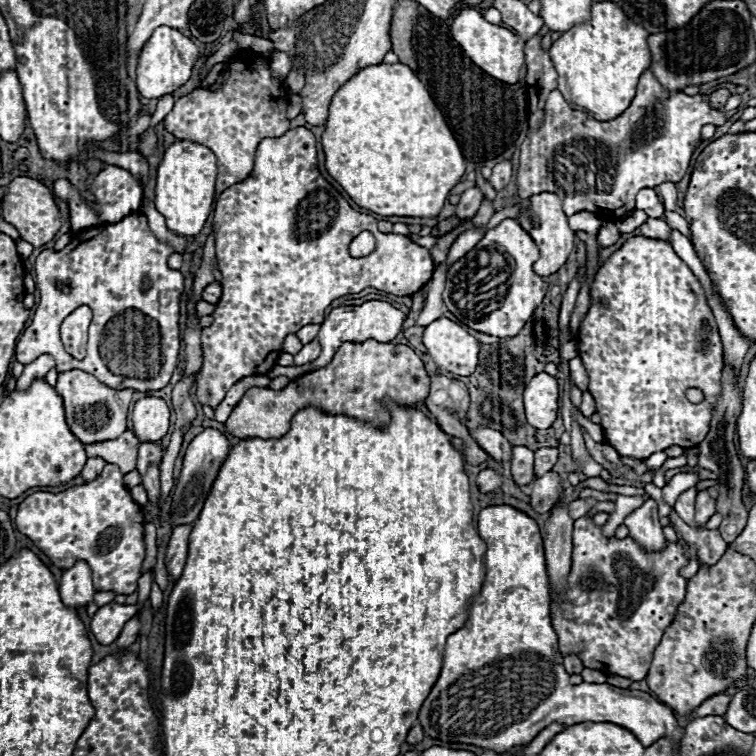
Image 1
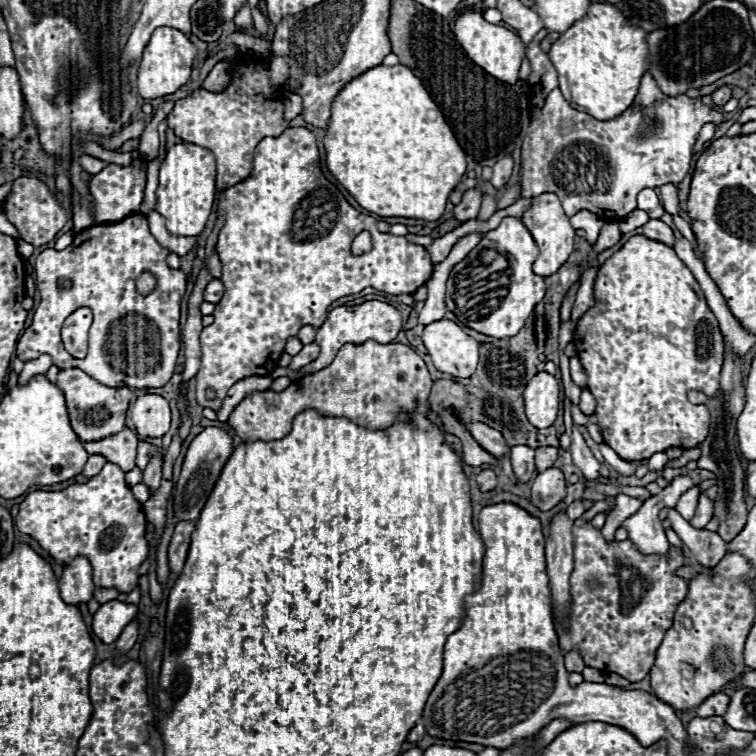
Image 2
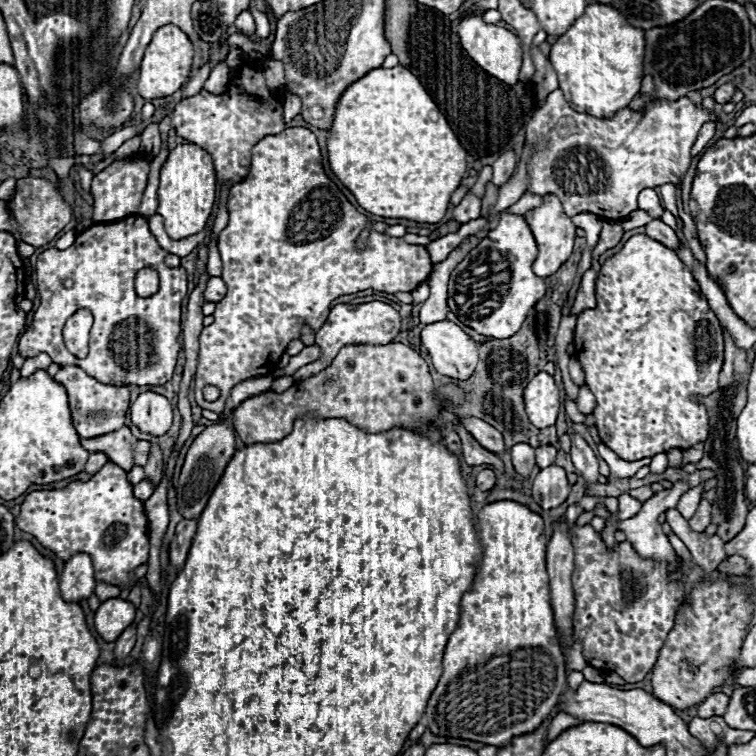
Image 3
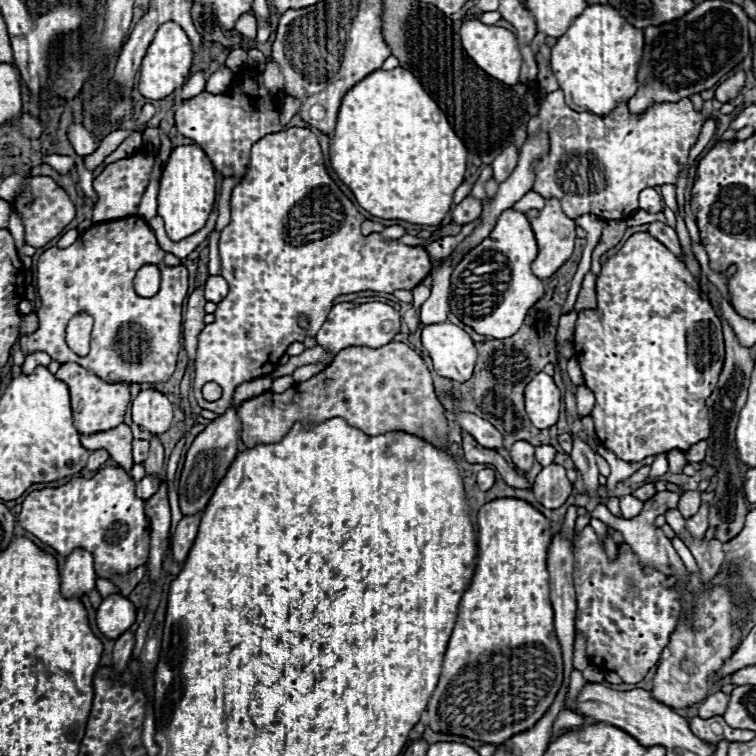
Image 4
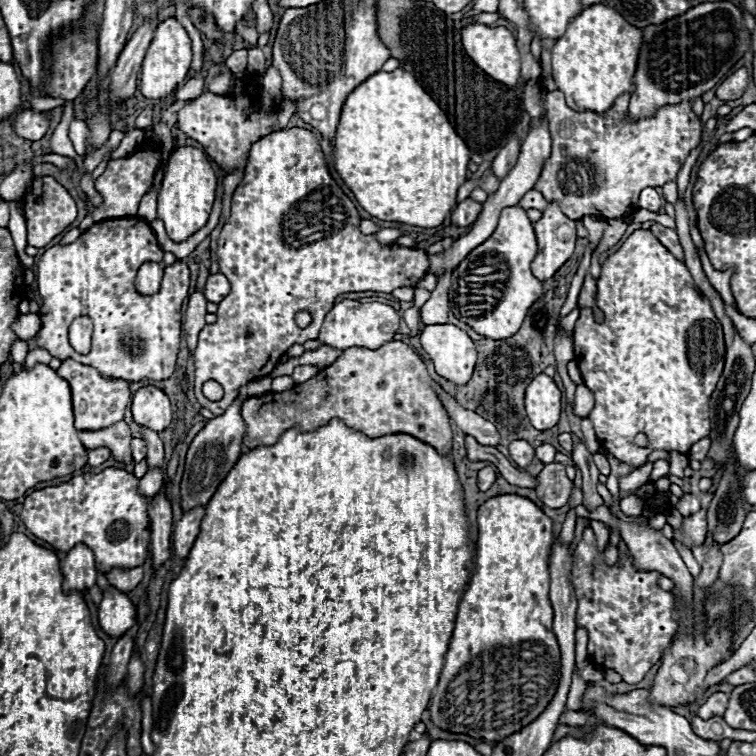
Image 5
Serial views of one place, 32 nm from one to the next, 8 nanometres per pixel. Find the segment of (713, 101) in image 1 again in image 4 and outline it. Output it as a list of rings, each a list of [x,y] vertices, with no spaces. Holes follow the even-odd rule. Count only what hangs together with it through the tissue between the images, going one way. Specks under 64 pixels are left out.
[[[738,72],[738,74],[734,74],[732,78],[728,78],[724,84],[720,84],[720,86],[716,88],[714,98],[716,98],[718,102],[726,104],[726,102],[730,102],[732,98],[736,98],[736,96],[740,94],[742,86],[744,86],[744,72]]]

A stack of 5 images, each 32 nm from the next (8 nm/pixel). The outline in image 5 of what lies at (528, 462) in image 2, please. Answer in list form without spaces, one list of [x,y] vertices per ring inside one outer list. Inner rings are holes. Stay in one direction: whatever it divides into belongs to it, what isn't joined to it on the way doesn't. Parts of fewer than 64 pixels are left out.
[[[514,440],[508,446],[508,450],[510,450],[510,458],[518,464],[518,468],[526,470],[530,466],[530,462],[534,458],[534,448],[526,440]]]

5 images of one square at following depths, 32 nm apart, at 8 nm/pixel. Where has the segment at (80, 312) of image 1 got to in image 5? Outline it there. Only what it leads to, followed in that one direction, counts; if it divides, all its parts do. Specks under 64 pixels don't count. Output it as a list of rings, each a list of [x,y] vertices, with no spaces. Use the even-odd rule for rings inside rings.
[[[76,318],[74,322],[76,324],[70,324],[68,328],[68,342],[78,354],[88,354],[92,340],[92,324],[80,324],[80,318]]]

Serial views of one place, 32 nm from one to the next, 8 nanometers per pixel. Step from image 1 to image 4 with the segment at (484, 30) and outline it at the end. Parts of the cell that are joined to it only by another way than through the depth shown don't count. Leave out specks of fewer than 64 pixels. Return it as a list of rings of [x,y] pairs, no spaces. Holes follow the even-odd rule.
[[[470,18],[460,26],[460,36],[462,36],[462,46],[468,52],[468,56],[490,76],[498,78],[504,84],[516,84],[518,82],[518,74],[520,74],[520,66],[522,66],[522,54],[518,48],[518,40],[516,36],[500,26],[488,26],[482,24],[478,18]]]

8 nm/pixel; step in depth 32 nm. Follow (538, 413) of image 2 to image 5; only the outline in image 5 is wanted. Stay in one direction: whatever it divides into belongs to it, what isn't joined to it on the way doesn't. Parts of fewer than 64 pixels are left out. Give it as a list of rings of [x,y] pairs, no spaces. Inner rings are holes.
[[[538,374],[526,388],[526,412],[534,428],[548,430],[558,424],[562,392],[546,374]]]

